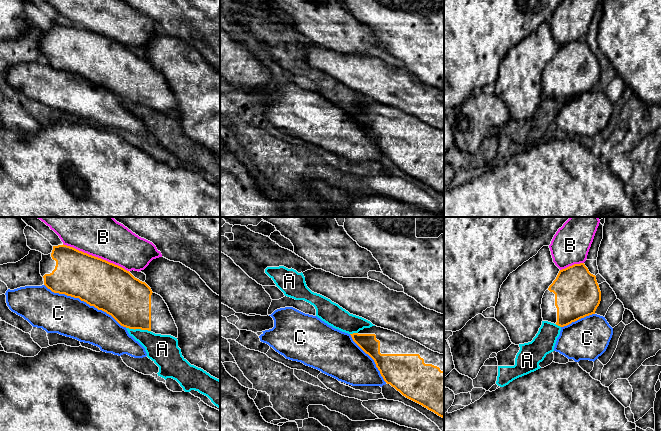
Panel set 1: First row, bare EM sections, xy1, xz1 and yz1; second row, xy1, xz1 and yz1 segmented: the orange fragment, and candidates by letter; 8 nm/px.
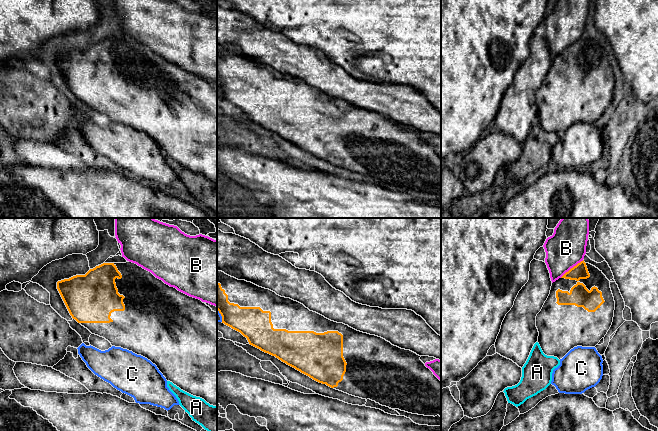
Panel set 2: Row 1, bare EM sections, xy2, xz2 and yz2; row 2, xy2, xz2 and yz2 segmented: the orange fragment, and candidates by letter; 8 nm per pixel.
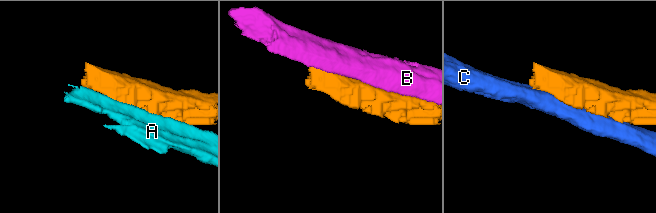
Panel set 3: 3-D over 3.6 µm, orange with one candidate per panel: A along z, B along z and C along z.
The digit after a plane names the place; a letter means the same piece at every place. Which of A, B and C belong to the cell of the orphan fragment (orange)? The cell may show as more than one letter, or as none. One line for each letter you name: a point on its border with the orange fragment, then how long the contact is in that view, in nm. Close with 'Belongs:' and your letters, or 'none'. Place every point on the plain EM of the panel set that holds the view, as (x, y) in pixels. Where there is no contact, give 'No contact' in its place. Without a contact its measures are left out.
Belongs: none

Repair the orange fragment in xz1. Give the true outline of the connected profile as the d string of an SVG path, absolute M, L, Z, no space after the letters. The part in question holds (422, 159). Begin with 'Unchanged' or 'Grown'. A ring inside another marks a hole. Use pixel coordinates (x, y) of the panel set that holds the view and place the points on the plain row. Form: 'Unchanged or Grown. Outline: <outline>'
Grown. Outline: M377 102L350 110L353 117L375 138L381 152L406 174L444 194L444 130L394 107Z

